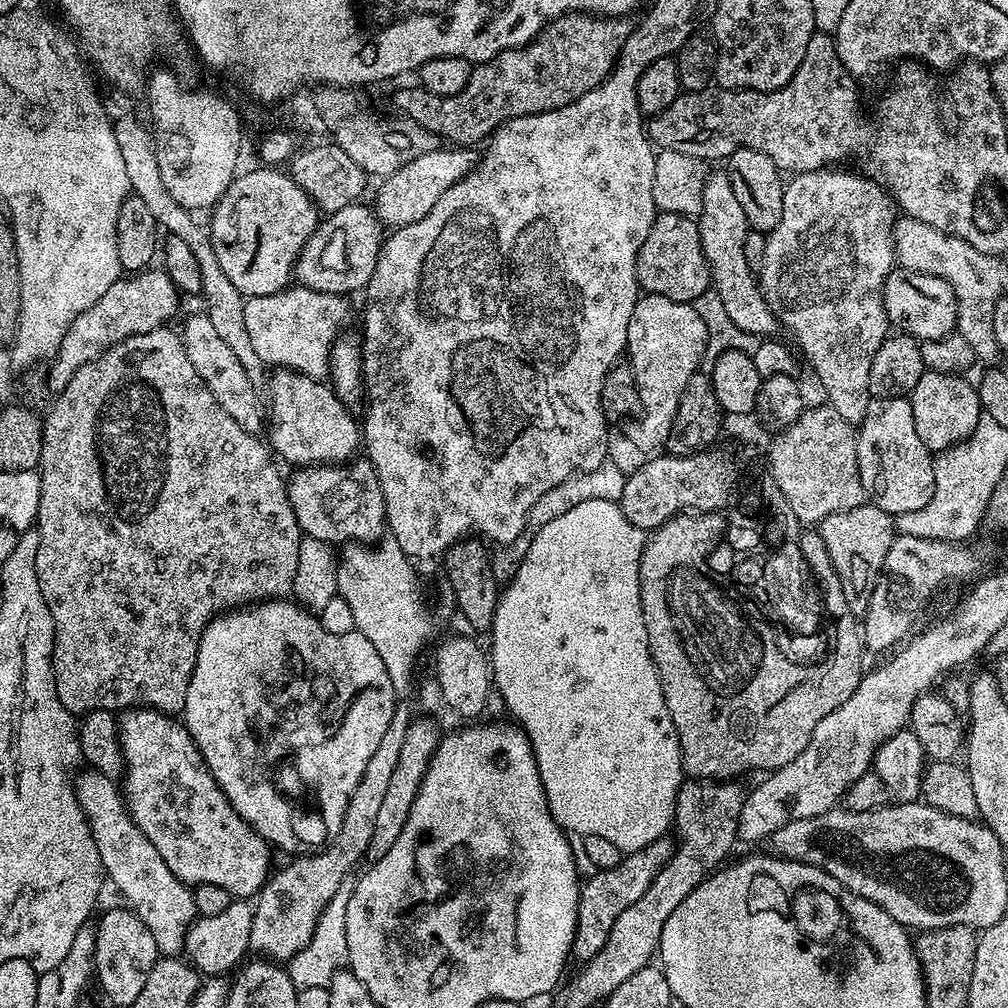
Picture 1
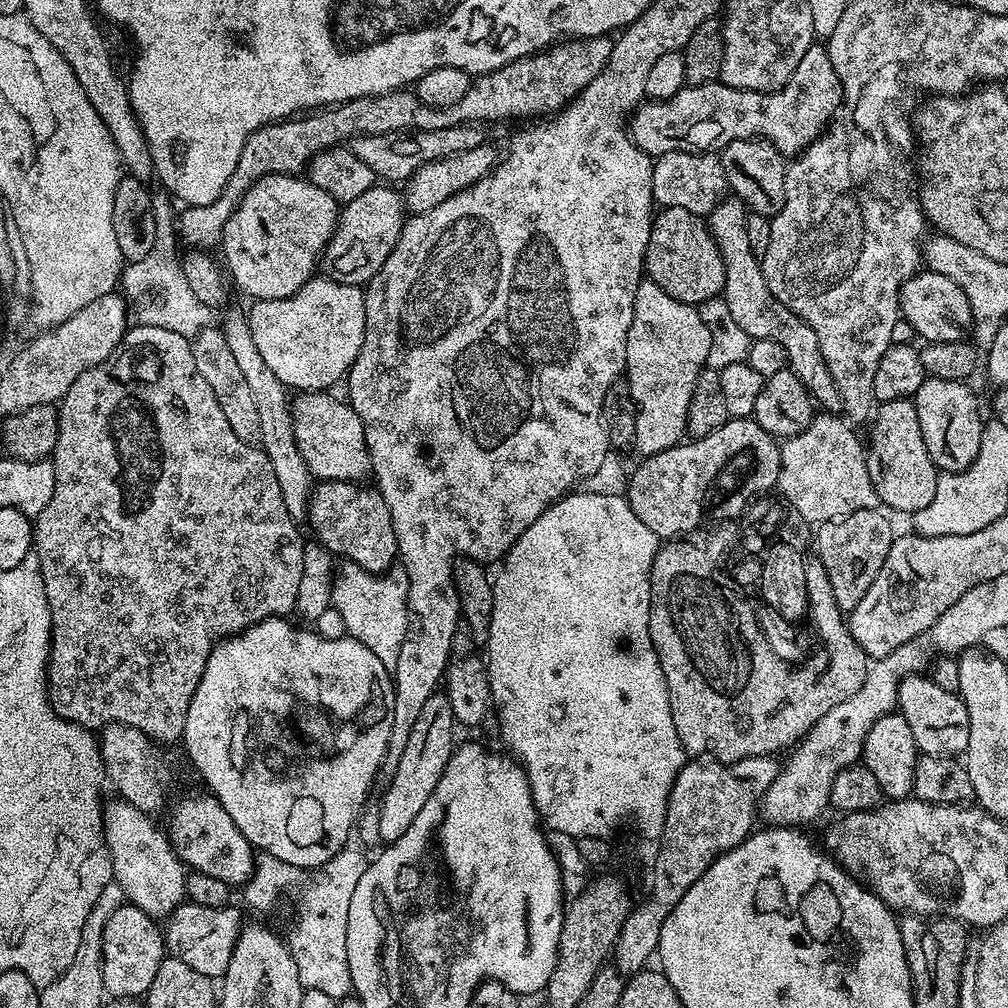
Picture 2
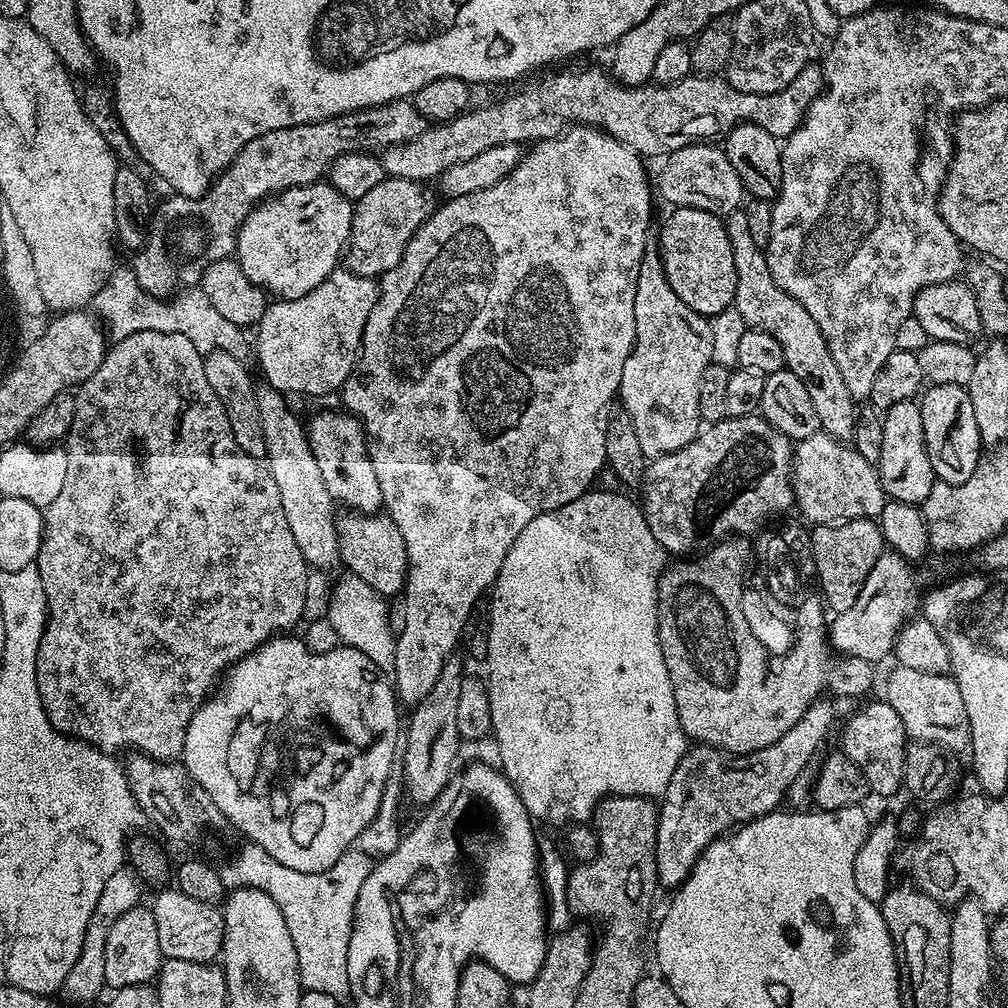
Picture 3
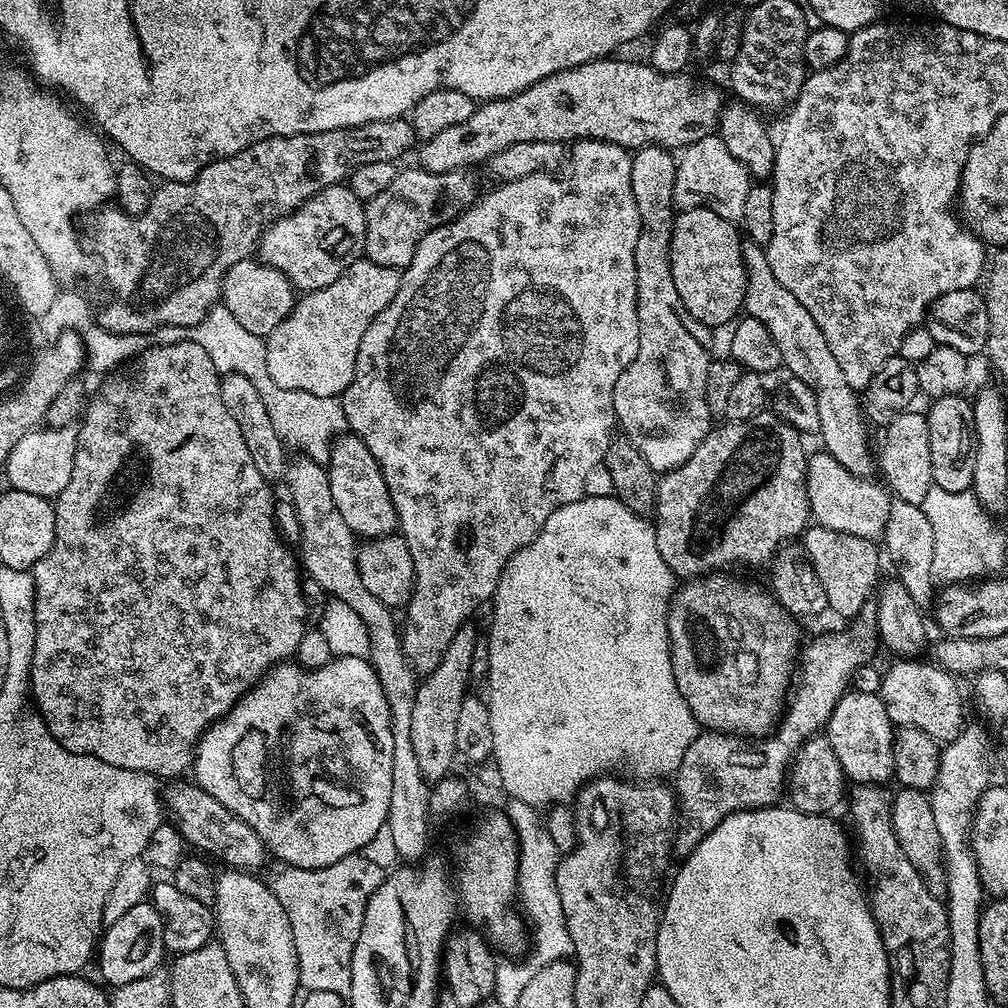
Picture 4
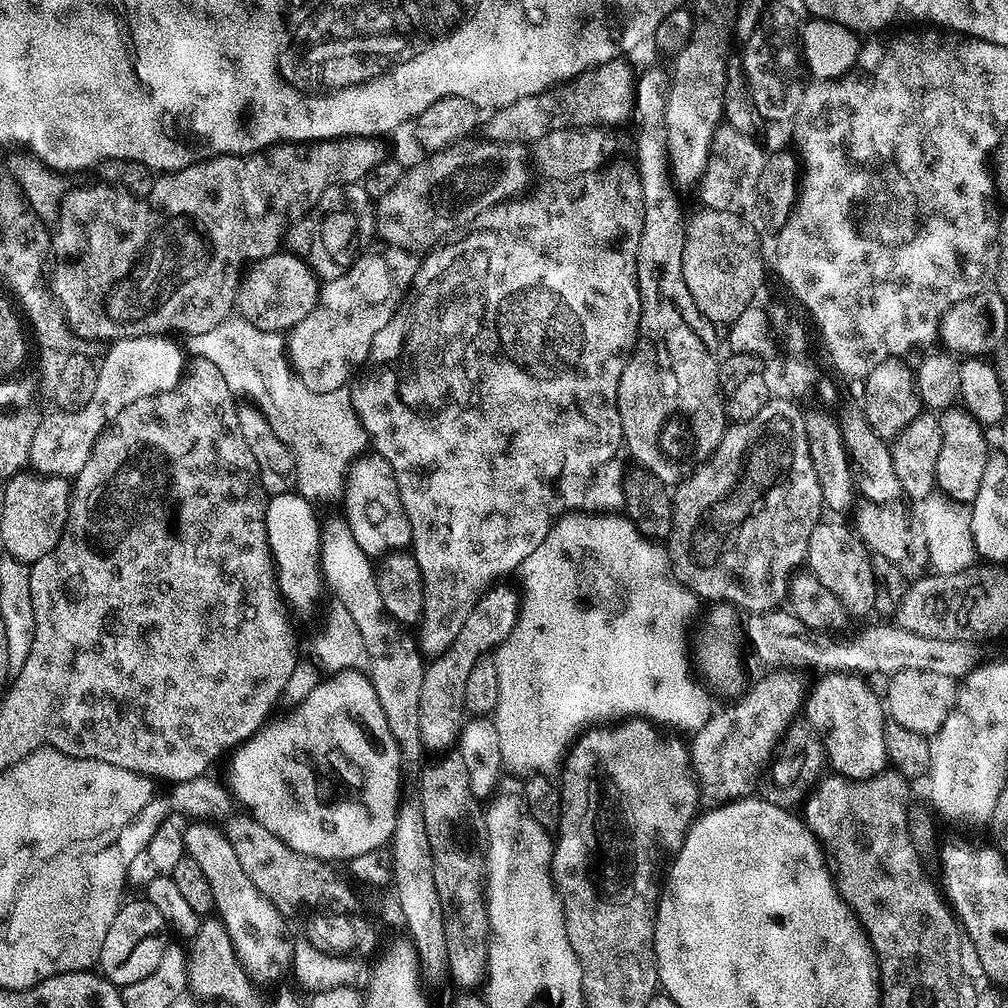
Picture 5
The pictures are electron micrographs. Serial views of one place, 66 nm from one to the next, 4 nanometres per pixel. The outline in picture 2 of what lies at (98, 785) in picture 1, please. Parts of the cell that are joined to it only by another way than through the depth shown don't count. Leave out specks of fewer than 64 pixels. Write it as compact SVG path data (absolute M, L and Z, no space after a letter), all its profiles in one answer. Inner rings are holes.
M119 798L113 800L113 804L109 803L106 808L104 836L108 842L108 853L112 855L112 874L115 883L122 886L131 907L141 908L147 916L153 918L167 918L178 905L185 903L185 865L181 864L179 857L172 851L172 844L167 835L161 829L160 832L156 829L156 824L152 821L155 819L151 815L138 810L126 800Z

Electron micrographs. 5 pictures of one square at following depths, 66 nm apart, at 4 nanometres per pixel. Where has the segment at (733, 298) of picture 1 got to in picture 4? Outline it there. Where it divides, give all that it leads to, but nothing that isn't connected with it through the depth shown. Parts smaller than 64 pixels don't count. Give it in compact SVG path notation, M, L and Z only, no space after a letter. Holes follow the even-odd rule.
M745 239L743 246L742 258L748 275L743 311L758 318L758 322L762 322L766 330L770 330L770 338L778 342L783 367L788 367L795 379L806 382L806 386L814 390L818 398L818 436L819 439L824 439L823 451L842 462L842 466L846 466L850 474L871 477L871 472L877 471L878 464L874 459L873 449L872 452L868 449L869 425L866 423L857 389L846 382L844 371L838 367L838 362L834 359L822 330L818 330L818 322L814 322L810 310L806 310L806 306L802 306L802 302L798 302L798 298L794 298L794 294L790 294L790 290L786 290L786 286L778 282L778 278L774 278L767 251L750 239Z

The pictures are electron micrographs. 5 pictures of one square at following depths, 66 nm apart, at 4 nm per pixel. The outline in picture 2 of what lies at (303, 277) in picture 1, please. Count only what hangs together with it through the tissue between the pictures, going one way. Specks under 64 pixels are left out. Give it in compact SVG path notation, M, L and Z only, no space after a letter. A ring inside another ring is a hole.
M374 186L339 209L336 229L322 257L323 271L331 279L364 286L382 270L382 262L390 258L406 219L403 195L392 188L395 187Z

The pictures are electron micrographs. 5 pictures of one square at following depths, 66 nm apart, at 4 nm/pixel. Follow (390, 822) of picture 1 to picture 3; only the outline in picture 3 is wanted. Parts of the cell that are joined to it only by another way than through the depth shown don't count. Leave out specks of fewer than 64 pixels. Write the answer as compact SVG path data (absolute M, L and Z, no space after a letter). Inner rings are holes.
M453 658L442 666L434 690L422 698L422 702L411 709L412 721L407 721L402 736L402 759L404 762L404 789L407 799L419 806L433 804L442 794L442 790L454 775L452 767L456 764L456 755L460 752L462 737L458 730L458 694L466 678L464 668Z

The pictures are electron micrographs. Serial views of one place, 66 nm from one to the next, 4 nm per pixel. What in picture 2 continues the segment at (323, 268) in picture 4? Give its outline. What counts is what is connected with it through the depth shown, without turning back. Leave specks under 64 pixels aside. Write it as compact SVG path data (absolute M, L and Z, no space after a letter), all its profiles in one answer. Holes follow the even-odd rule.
M296 174L263 176L249 186L226 222L218 245L224 251L223 267L253 301L288 298L317 271L337 219L338 201L308 179Z

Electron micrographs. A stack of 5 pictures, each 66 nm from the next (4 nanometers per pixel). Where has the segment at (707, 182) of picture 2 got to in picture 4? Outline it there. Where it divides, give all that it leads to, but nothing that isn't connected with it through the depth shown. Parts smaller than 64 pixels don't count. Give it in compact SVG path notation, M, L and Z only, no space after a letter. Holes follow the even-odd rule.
M704 134L701 140L693 139L679 153L674 174L672 203L677 209L709 208L733 222L743 221L746 194L750 194L754 180L748 168L726 150L726 142L718 134Z

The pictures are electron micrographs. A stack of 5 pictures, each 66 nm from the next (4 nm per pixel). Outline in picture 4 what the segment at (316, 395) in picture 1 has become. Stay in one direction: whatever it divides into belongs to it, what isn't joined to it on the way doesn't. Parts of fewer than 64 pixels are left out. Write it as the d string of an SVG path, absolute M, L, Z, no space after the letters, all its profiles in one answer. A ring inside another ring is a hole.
M341 434L332 442L332 456L326 465L330 491L346 526L360 538L391 536L397 531L396 511L386 478L366 442L353 434Z

